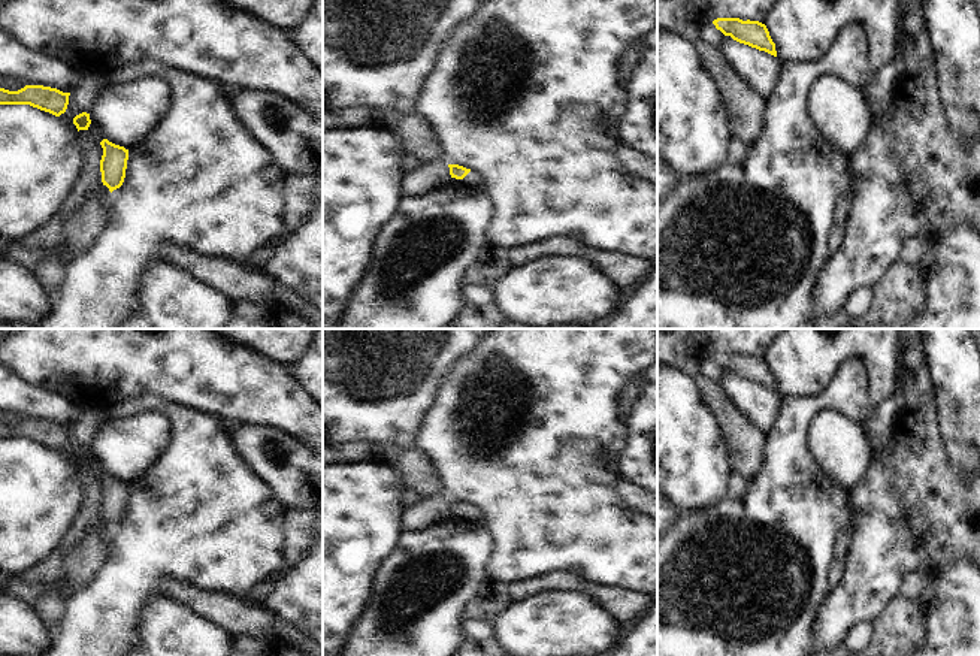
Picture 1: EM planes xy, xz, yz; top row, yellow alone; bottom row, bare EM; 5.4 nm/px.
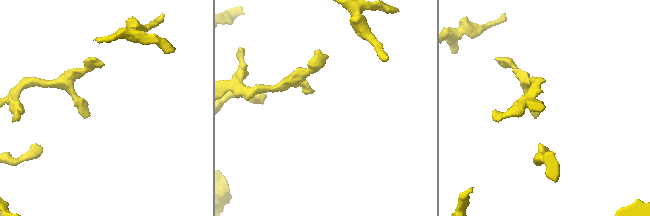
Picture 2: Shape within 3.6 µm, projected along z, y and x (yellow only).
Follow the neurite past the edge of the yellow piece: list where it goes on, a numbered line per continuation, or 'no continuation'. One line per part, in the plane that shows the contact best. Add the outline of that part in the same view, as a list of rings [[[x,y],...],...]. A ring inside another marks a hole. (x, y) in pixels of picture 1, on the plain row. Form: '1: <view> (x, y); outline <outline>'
1: xz (472, 513); outline [[[471,505],[463,514],[451,513],[451,516],[454,516],[456,519],[463,519],[463,520],[468,520],[468,522],[478,520],[480,514],[481,514],[481,511],[475,505]]]

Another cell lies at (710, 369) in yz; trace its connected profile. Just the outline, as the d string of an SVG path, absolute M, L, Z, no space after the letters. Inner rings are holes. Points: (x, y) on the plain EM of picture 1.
M707 357L701 360L701 374L714 383L720 383L725 377L725 369L713 357Z

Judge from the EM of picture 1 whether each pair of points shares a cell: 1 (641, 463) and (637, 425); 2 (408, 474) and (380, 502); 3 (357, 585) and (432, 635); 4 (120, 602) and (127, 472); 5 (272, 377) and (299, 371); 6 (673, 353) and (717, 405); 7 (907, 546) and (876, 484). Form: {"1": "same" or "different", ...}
{"1": "same", "2": "different", "3": "different", "4": "different", "5": "different", "6": "same", "7": "same"}

